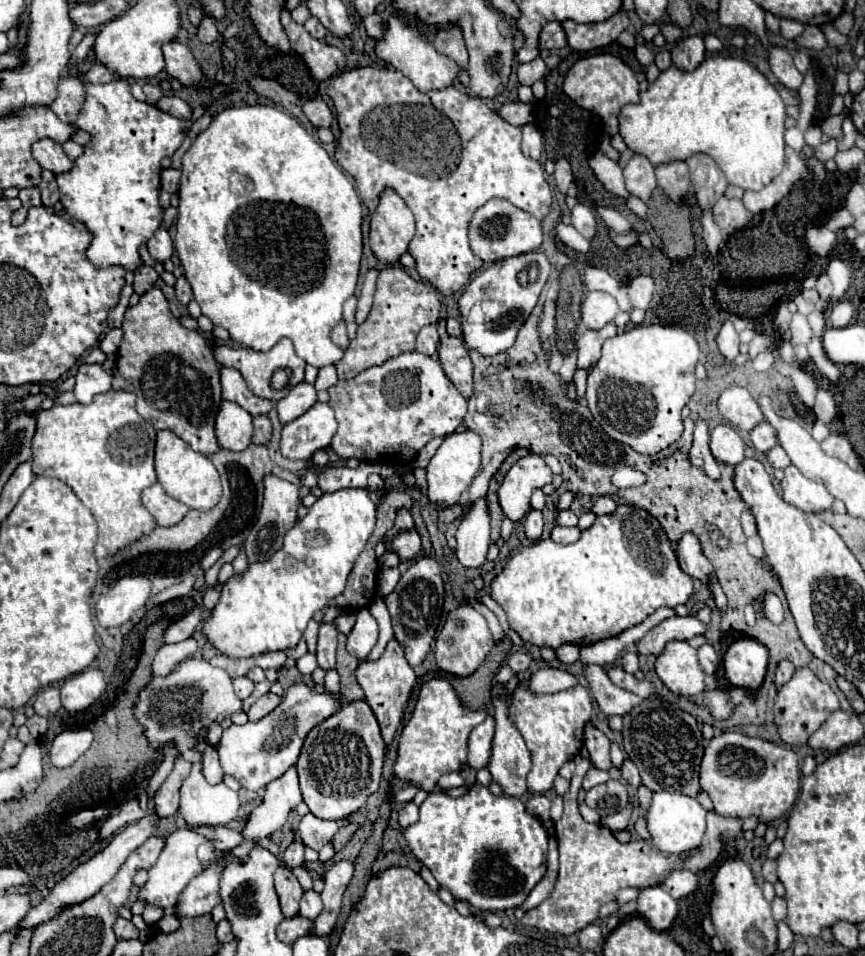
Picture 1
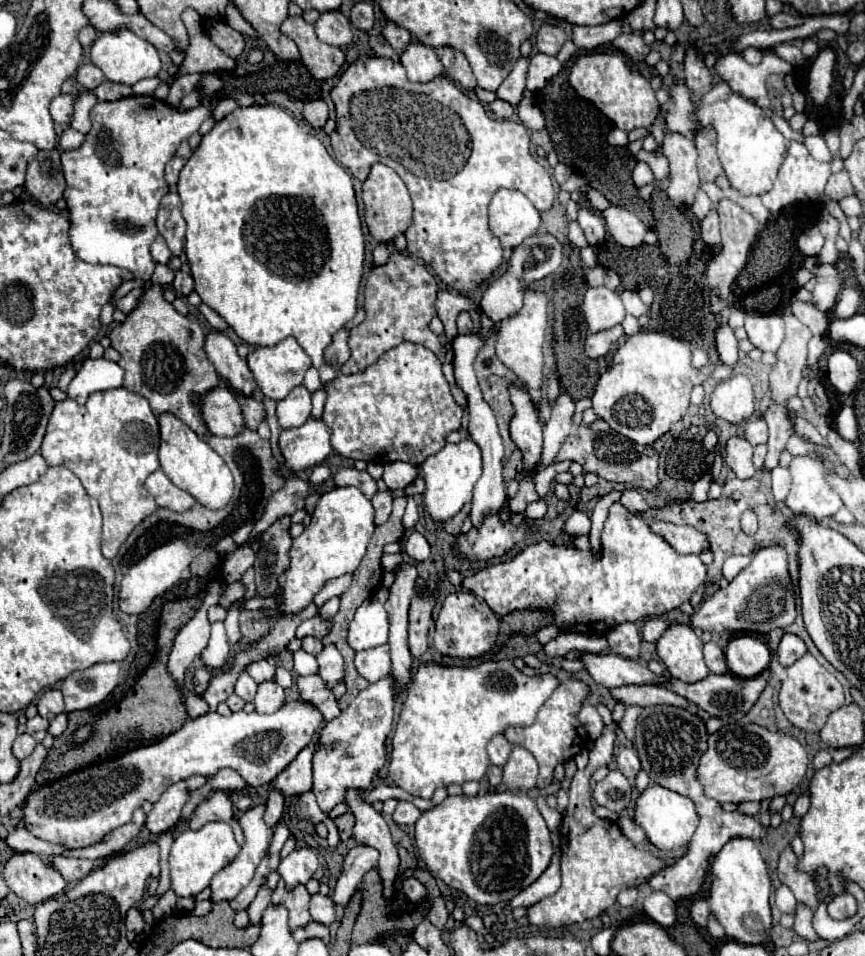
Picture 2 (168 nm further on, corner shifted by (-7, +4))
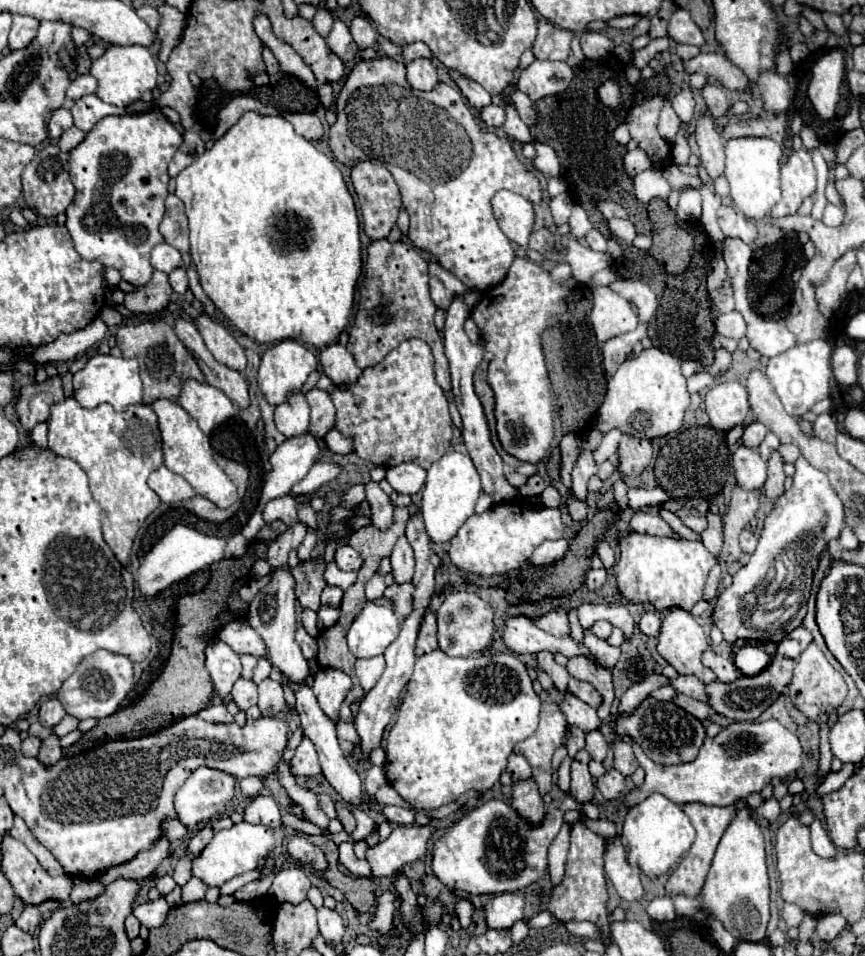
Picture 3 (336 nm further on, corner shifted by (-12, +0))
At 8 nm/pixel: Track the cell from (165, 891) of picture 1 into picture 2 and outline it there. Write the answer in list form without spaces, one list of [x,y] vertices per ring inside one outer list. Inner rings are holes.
[[[209,822],[197,832],[183,830],[181,834],[177,834],[173,848],[171,848],[171,856],[169,856],[171,888],[175,890],[177,896],[199,894],[203,888],[209,886],[211,878],[219,870],[223,870],[227,864],[231,864],[235,860],[239,850],[241,850],[241,846],[237,844],[237,840],[233,836],[231,826],[225,824],[225,822]]]

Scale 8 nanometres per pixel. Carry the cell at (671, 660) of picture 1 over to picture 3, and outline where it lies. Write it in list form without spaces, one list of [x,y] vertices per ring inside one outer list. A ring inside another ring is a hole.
[[[672,608],[664,616],[662,628],[660,628],[660,634],[658,634],[658,652],[670,666],[676,668],[676,672],[680,676],[690,676],[692,674],[692,676],[700,678],[702,682],[714,682],[716,680],[716,674],[700,662],[700,656],[706,648],[708,648],[708,640],[704,636],[704,630],[700,628],[700,624],[694,620],[694,616],[688,610]]]

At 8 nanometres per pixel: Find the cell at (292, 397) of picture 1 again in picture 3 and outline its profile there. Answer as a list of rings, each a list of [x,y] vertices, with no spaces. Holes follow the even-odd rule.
[[[298,392],[298,394],[292,394],[288,402],[276,406],[274,422],[276,422],[276,428],[286,438],[306,434],[310,430],[310,406],[306,402],[306,396]]]

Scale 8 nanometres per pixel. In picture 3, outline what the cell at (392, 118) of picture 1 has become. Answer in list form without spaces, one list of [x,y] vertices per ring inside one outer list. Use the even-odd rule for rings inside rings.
[[[394,58],[360,60],[338,94],[336,110],[338,120],[330,128],[330,148],[336,160],[350,168],[362,160],[376,160],[392,172],[402,192],[402,204],[410,216],[408,238],[412,244],[432,254],[440,266],[478,292],[486,292],[504,282],[516,254],[492,214],[494,194],[498,190],[514,190],[520,196],[528,196],[534,204],[544,202],[544,188],[538,176],[518,158],[512,142],[494,134],[494,130],[482,128],[464,102],[462,92],[450,84],[438,82],[434,90],[416,90],[414,94],[406,82],[404,62]]]

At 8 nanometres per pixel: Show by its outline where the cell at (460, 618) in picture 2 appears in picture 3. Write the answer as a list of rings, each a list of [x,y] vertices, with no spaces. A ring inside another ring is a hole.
[[[452,592],[444,598],[438,610],[438,644],[448,656],[470,656],[484,652],[494,636],[494,612],[492,608],[472,592]]]

